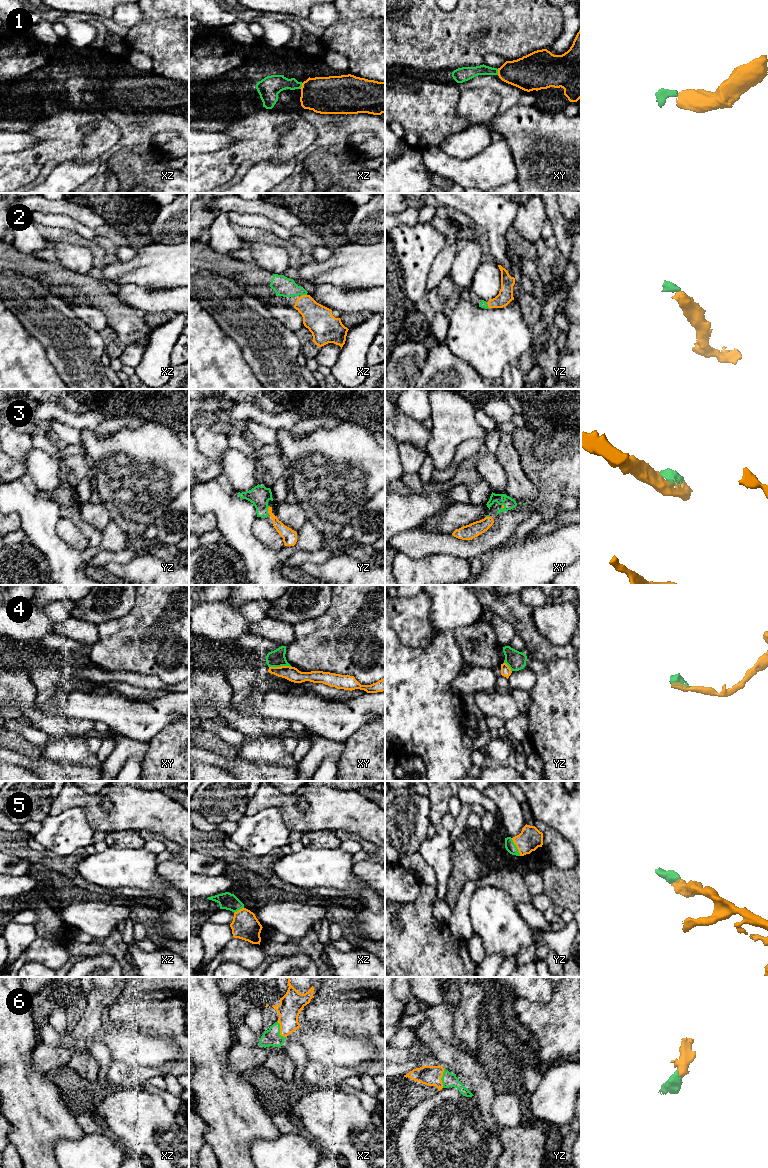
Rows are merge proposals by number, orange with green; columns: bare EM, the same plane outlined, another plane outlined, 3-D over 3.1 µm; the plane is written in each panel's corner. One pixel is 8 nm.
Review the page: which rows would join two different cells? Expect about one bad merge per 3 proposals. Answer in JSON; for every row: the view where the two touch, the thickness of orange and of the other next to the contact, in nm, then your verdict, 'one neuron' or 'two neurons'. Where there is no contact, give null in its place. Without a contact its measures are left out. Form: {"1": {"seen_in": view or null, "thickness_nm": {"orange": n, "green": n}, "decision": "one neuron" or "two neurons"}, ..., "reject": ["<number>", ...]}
{"1": {"seen_in": "xz", "thickness_nm": {"orange": 300, "green": 170}, "decision": "one neuron"}, "2": {"seen_in": "xz", "thickness_nm": {"orange": 220, "green": 160}, "decision": "one neuron"}, "3": {"seen_in": "yz", "thickness_nm": {"orange": 100, "green": 160}, "decision": "one neuron"}, "4": {"seen_in": "xy", "thickness_nm": {"orange": 120, "green": 140}, "decision": "two neurons"}, "5": {"seen_in": "yz", "thickness_nm": {"orange": 190, "green": 80}, "decision": "one neuron"}, "6": {"seen_in": "xz", "thickness_nm": {"orange": 180, "green": 140}, "decision": "one neuron"}, "reject": ["4"]}

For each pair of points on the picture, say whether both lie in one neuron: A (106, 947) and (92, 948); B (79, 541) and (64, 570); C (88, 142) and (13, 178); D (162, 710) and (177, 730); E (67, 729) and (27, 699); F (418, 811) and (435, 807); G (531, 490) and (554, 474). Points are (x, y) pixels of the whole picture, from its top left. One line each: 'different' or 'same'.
A: same
B: different
C: same
D: different
E: same
F: different
G: different

